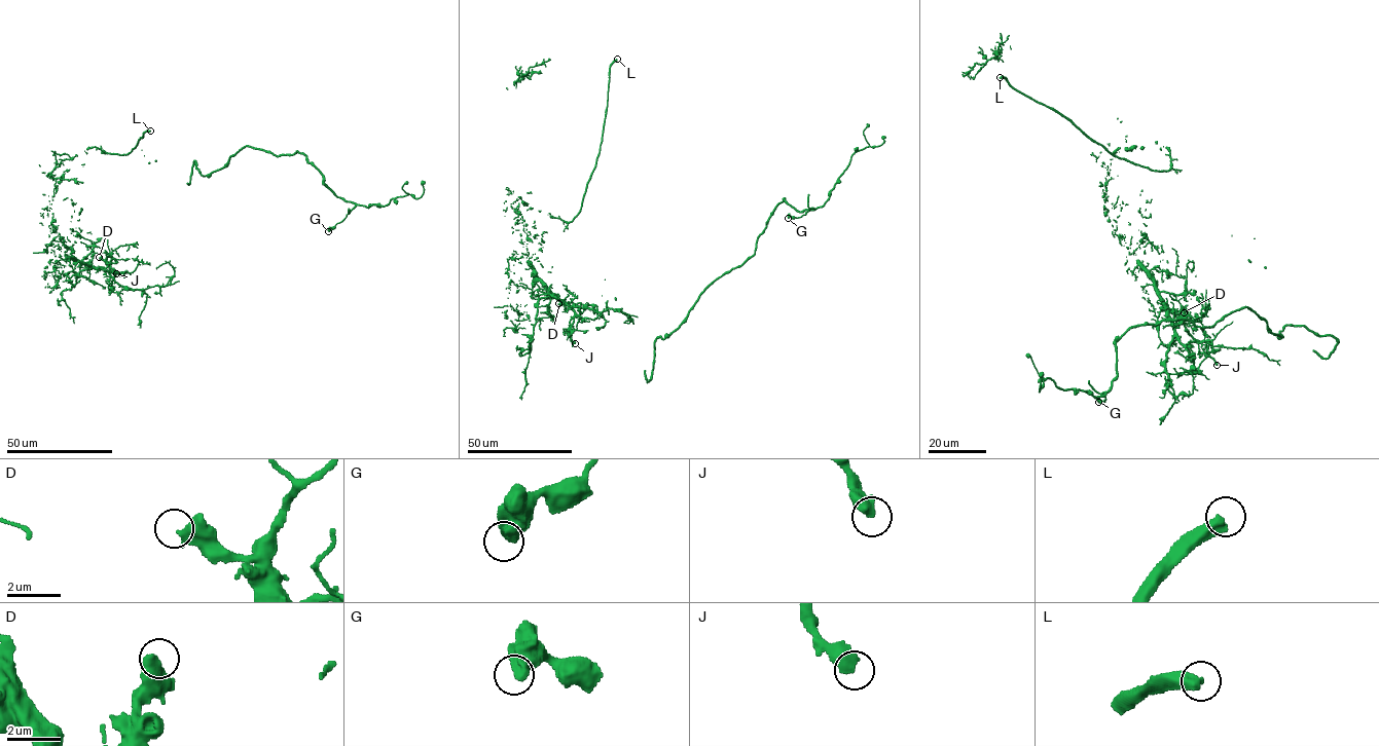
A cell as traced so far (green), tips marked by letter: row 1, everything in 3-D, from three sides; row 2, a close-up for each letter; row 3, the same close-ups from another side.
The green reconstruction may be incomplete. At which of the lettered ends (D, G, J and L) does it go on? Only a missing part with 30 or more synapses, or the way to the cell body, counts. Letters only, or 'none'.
L

